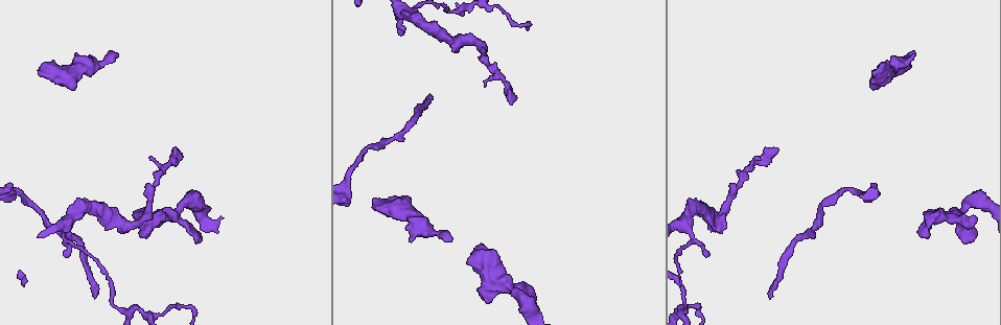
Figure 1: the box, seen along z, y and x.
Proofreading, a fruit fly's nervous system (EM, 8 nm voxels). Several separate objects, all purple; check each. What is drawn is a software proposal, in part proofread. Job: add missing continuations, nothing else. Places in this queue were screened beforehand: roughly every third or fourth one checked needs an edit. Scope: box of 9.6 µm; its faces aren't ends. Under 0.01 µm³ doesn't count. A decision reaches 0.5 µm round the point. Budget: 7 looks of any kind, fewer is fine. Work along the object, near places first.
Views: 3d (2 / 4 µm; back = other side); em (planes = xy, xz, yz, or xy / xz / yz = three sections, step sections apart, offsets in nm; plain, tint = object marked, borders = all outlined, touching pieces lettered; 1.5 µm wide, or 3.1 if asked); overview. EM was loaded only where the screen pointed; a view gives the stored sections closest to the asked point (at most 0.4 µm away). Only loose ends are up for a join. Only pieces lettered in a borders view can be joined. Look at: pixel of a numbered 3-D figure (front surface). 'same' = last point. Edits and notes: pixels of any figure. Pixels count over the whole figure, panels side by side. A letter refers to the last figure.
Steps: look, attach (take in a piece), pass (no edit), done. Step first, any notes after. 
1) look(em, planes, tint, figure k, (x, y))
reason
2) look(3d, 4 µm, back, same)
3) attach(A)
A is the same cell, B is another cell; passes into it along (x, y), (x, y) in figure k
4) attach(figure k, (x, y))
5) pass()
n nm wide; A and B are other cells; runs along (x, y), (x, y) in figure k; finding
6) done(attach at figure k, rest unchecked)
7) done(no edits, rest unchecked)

look(3d, 4 µm, figure 1, (970, 242))
an open end

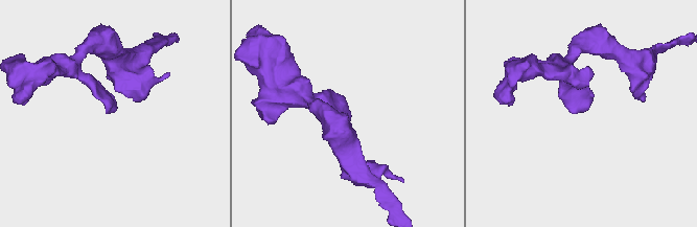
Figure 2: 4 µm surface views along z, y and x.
look(em, xy, step 8, tint, figure 2, (580, 110))
need the tissue

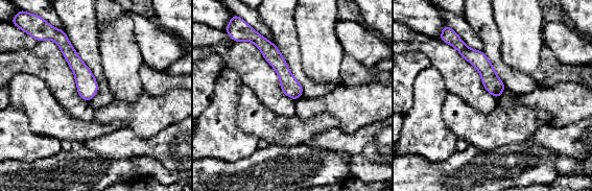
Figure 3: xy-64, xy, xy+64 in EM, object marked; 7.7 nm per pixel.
look(em, planes, borders, same)
another direction

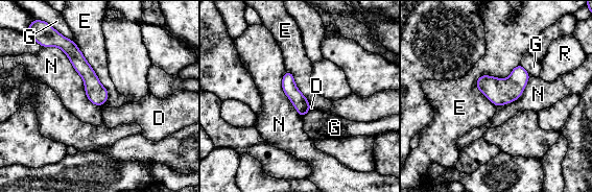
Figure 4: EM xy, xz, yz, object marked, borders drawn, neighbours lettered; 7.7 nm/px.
pass()
N touches over 600 nm; D, E, G, N and R are other cells; border along (520, 64), (476, 89) in figure 4; none of them fits

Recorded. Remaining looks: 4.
look(3d, 2 µm, figure 1, (512, 102))
branch stops here

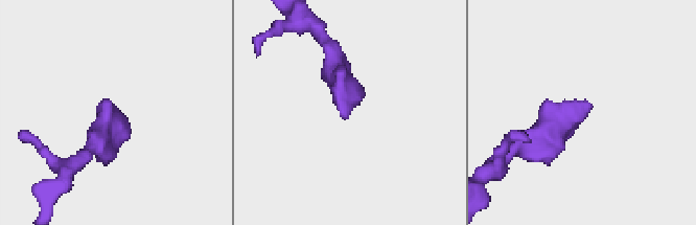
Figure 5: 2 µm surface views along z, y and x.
look(em, yz, step 8, borders, figure 5, (109, 105))
need the tissue

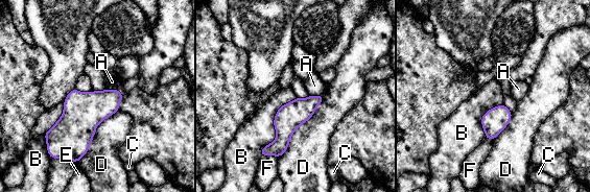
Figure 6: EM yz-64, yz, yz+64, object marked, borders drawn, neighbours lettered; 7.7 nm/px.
pass()
D touches over 600 nm; A, B, C, D, E and F are other cells; border along (58, 158), (67, 158), (76, 163) in figure 6; no lettered piece goes on from it

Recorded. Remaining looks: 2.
look(em, planes, borders, figure 1, (375, 208))
an open end

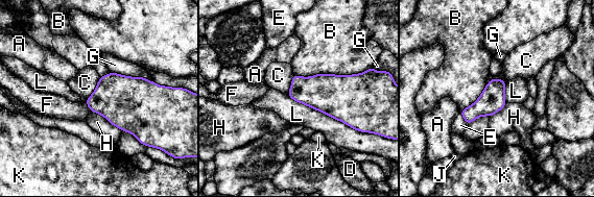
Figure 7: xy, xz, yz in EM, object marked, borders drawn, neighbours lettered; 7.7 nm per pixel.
attach(E)
E is the same cell, A, B, C, D, F, G, H, J, K and L are other cells; passes into it along (491, 100), (464, 118), (459, 125) in figure 7; the cell continues

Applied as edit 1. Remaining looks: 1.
done(attach at figure 7, rest unchecked)

